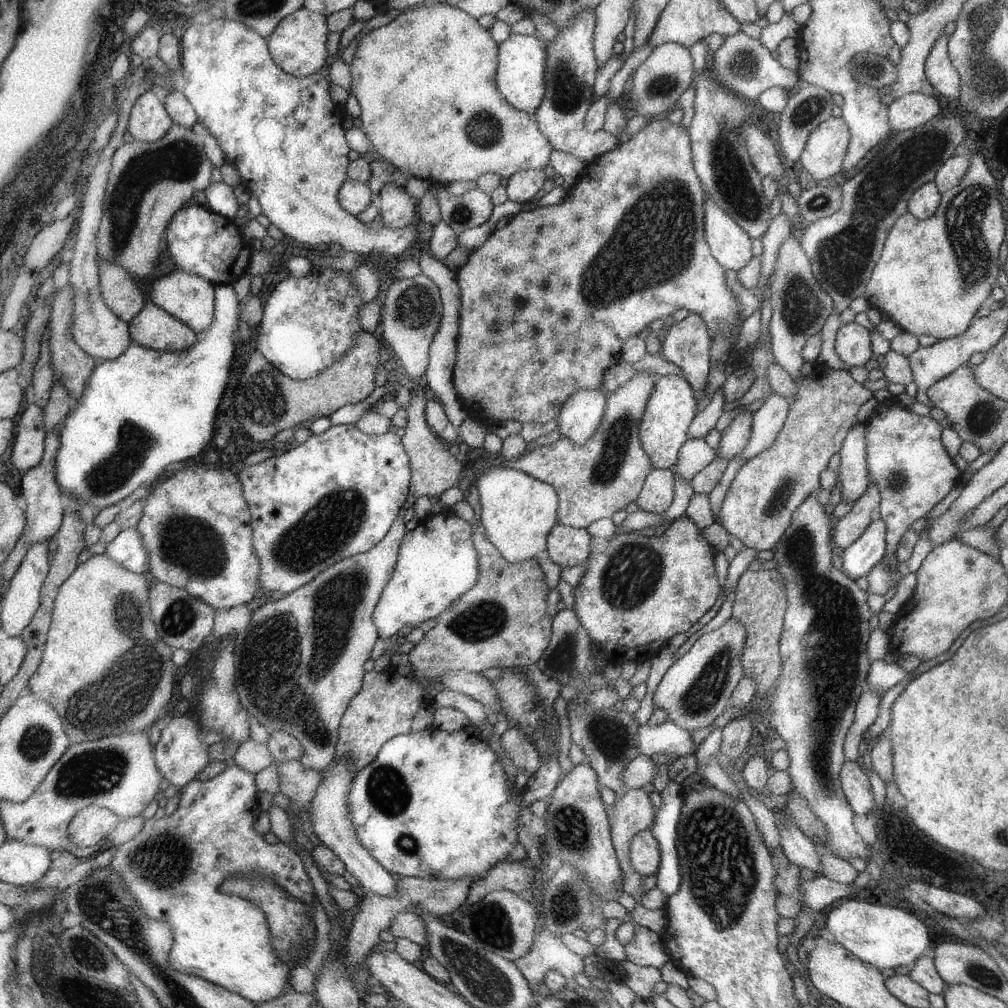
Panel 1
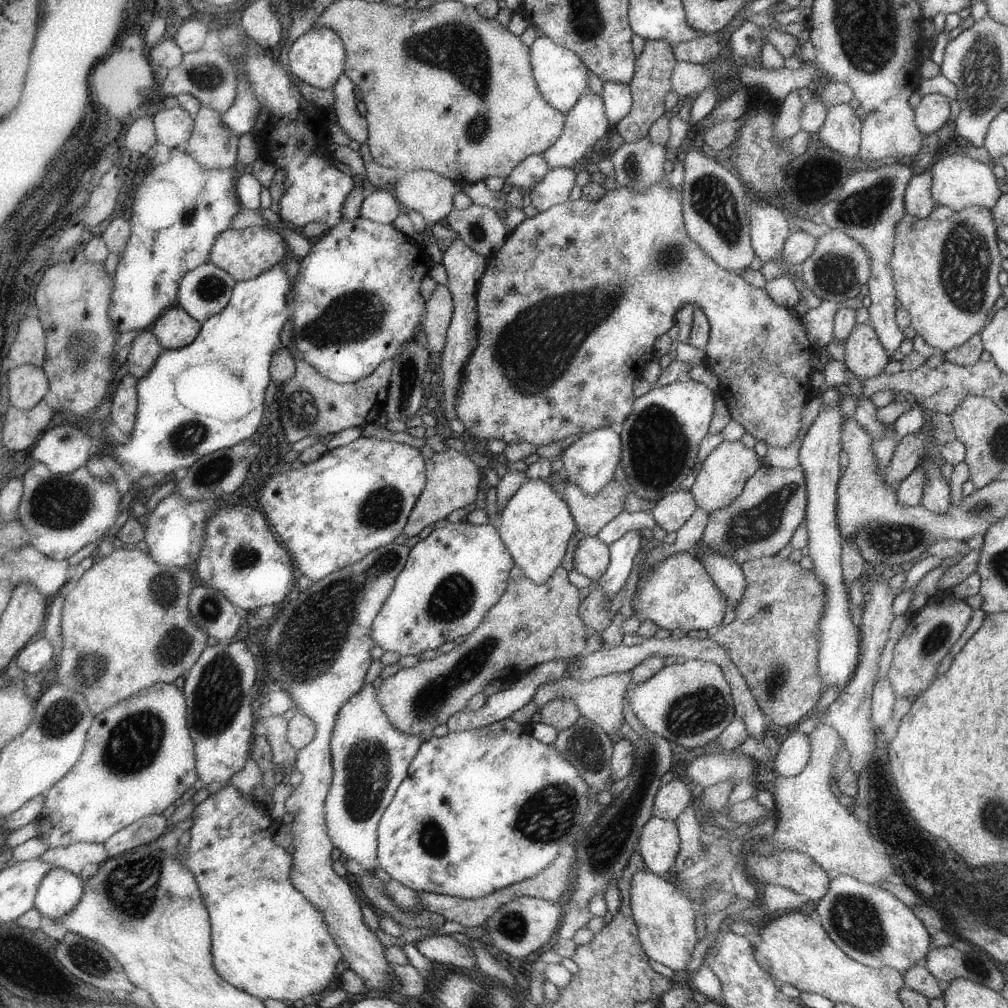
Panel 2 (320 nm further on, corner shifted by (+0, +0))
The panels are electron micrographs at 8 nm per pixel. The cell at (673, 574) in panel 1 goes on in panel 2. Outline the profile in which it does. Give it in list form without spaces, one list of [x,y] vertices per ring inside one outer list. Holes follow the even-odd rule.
[[[690,551],[684,553],[672,554],[669,558],[661,561],[658,565],[654,565],[645,573],[639,574],[637,581],[635,599],[631,600],[630,606],[633,614],[641,621],[651,620],[658,628],[673,630],[679,628],[683,632],[689,632],[694,629],[707,630],[711,626],[719,626],[721,618],[723,618],[723,610],[725,610],[725,597],[714,581],[711,580],[709,573],[705,569],[705,565],[697,556],[691,554]]]

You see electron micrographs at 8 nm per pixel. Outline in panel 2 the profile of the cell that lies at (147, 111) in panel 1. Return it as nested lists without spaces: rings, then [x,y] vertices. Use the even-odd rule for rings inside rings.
[[[181,106],[176,108],[159,107],[153,119],[158,142],[170,149],[183,146],[191,138],[196,123],[195,116]]]

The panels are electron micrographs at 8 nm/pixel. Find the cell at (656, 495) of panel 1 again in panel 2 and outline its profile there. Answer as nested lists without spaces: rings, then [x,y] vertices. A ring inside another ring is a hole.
[[[677,489],[659,499],[649,510],[649,514],[665,532],[677,532],[694,514],[696,508],[697,501],[694,496],[688,490]]]

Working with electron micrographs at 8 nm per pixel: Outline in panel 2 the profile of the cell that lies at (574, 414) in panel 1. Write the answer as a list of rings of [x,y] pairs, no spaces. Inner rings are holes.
[[[611,427],[593,429],[561,451],[563,478],[577,485],[584,493],[593,496],[613,479],[615,465],[621,463],[621,436]]]

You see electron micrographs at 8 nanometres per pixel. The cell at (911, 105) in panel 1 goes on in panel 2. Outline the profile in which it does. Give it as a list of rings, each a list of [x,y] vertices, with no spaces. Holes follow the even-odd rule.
[[[939,93],[923,95],[914,111],[919,132],[932,133],[945,124],[949,116],[949,99]]]

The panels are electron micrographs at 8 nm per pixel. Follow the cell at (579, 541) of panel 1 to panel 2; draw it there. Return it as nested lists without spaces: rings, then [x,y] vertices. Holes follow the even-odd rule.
[[[596,536],[583,537],[573,554],[574,570],[592,582],[595,582],[606,571],[609,560],[609,545]]]

